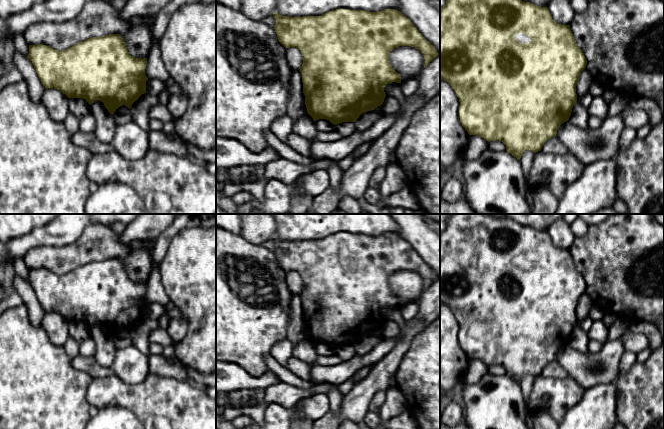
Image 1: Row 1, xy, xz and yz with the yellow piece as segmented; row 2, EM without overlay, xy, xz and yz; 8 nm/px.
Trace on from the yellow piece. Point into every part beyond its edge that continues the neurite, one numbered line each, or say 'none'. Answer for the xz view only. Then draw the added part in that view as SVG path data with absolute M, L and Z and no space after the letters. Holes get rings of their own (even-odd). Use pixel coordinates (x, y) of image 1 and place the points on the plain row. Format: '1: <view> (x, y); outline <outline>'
none

